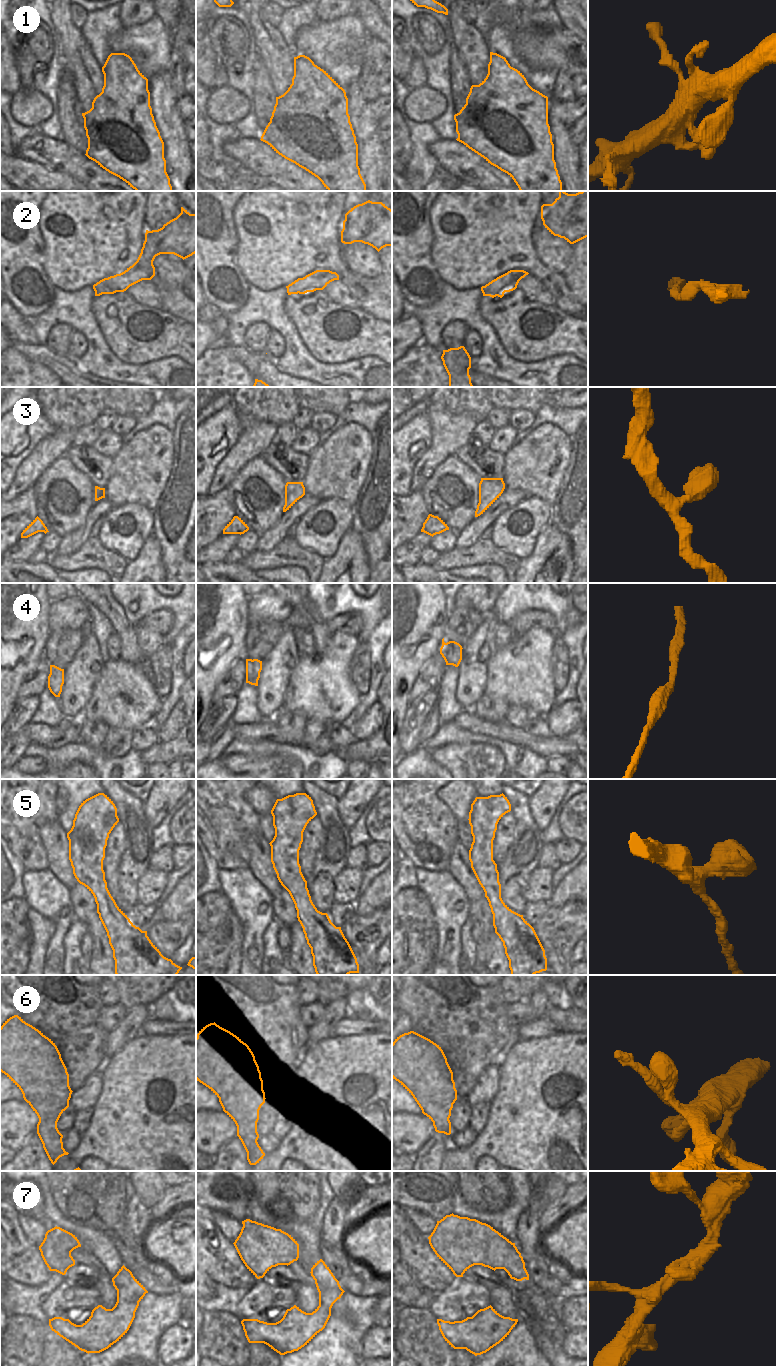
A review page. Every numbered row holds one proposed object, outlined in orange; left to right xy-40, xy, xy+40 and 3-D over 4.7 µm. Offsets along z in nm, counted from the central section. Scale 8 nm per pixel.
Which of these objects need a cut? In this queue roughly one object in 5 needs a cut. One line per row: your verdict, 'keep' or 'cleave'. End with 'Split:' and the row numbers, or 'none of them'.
1: keep
2: keep
3: keep
4: keep
5: keep
6: keep
7: keep
Split: none of them

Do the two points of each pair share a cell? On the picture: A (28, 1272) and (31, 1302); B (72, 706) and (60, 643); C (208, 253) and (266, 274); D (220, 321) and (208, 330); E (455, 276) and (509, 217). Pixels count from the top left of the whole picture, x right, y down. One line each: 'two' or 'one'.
A: two
B: two
C: two
D: one
E: one

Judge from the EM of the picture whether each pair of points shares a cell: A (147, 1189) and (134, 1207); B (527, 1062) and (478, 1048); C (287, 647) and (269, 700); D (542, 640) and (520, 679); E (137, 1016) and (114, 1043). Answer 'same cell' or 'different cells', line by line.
A: different cells
B: different cells
C: same cell
D: same cell
E: same cell

